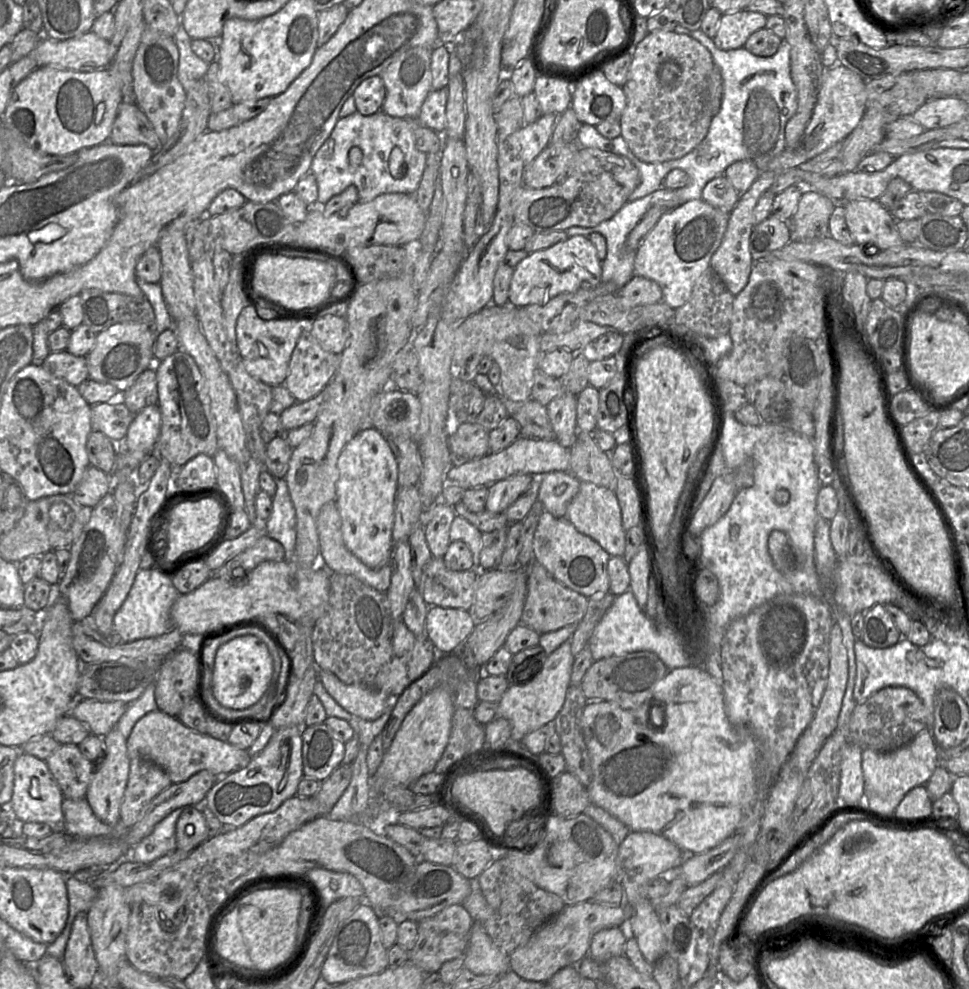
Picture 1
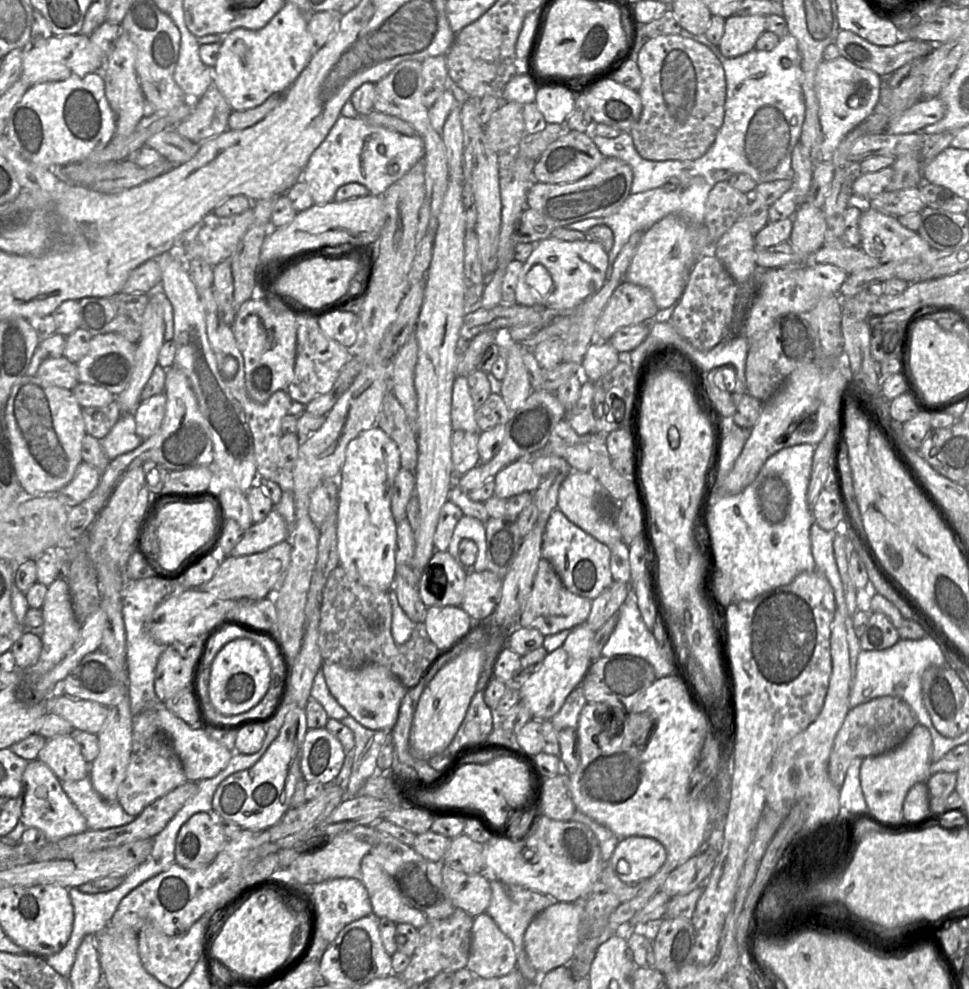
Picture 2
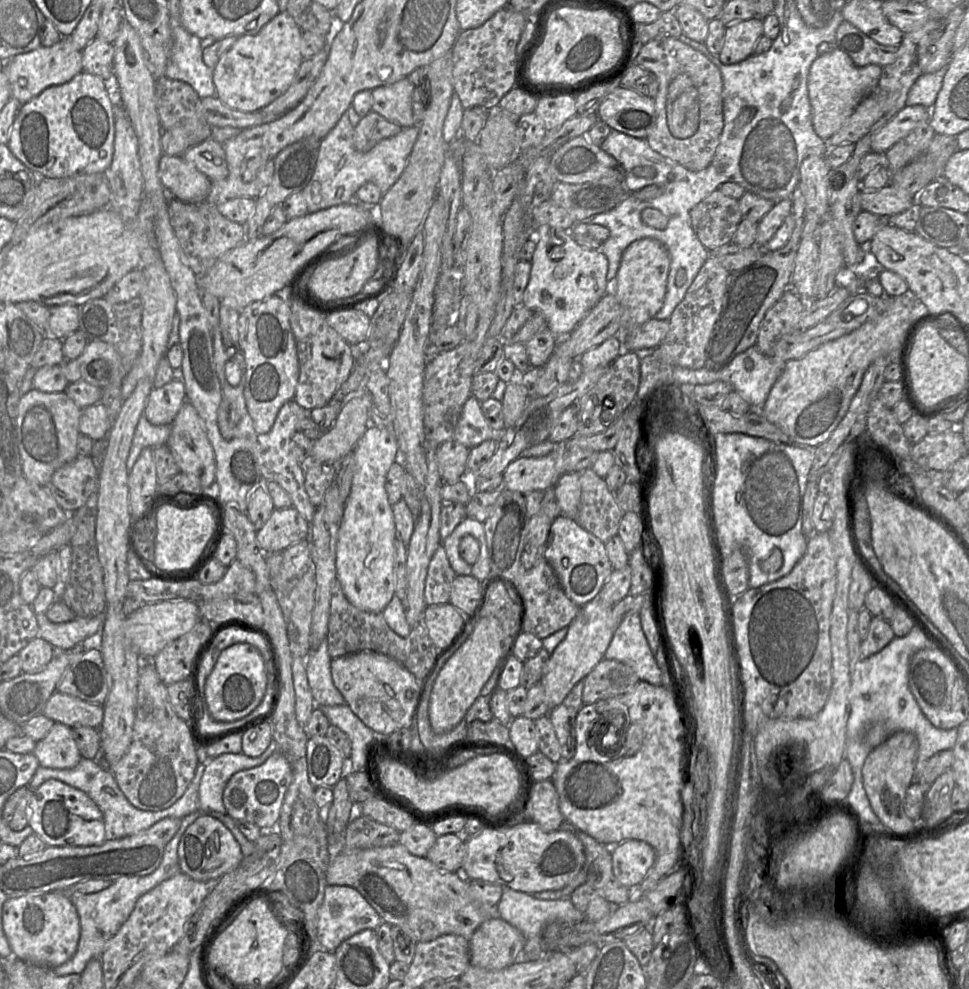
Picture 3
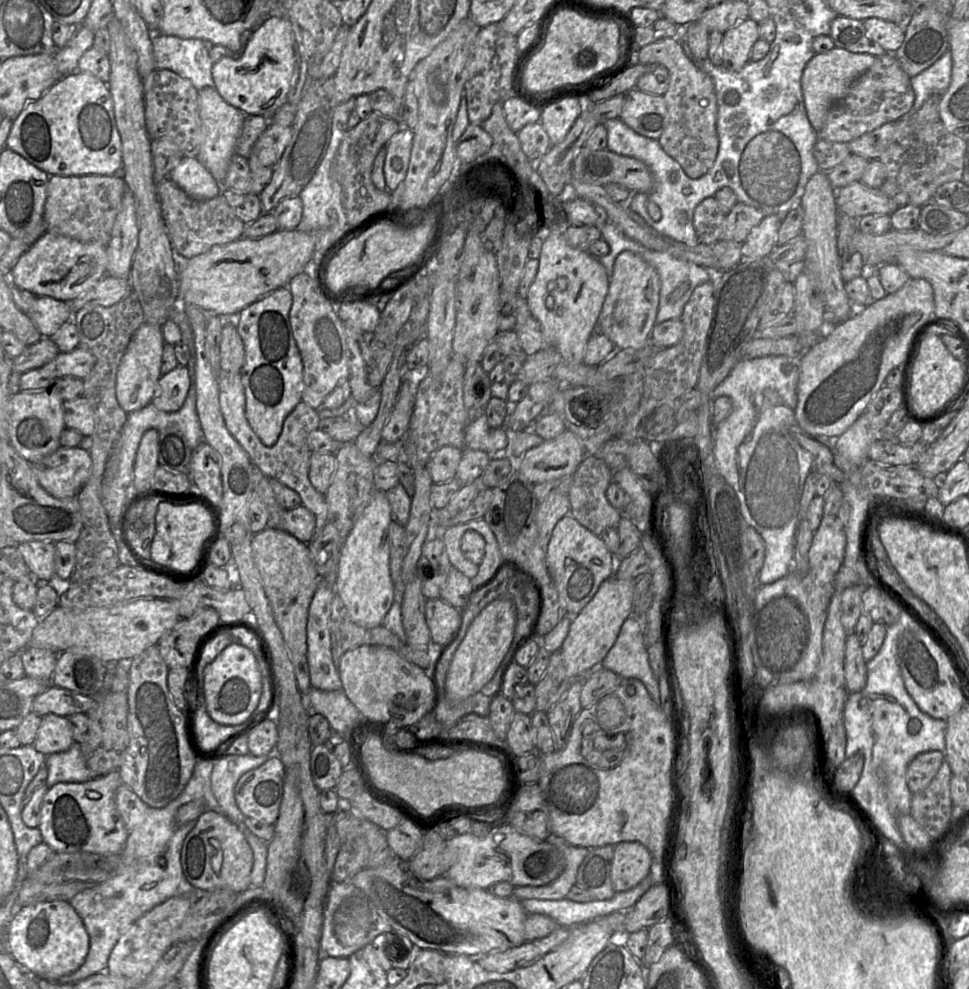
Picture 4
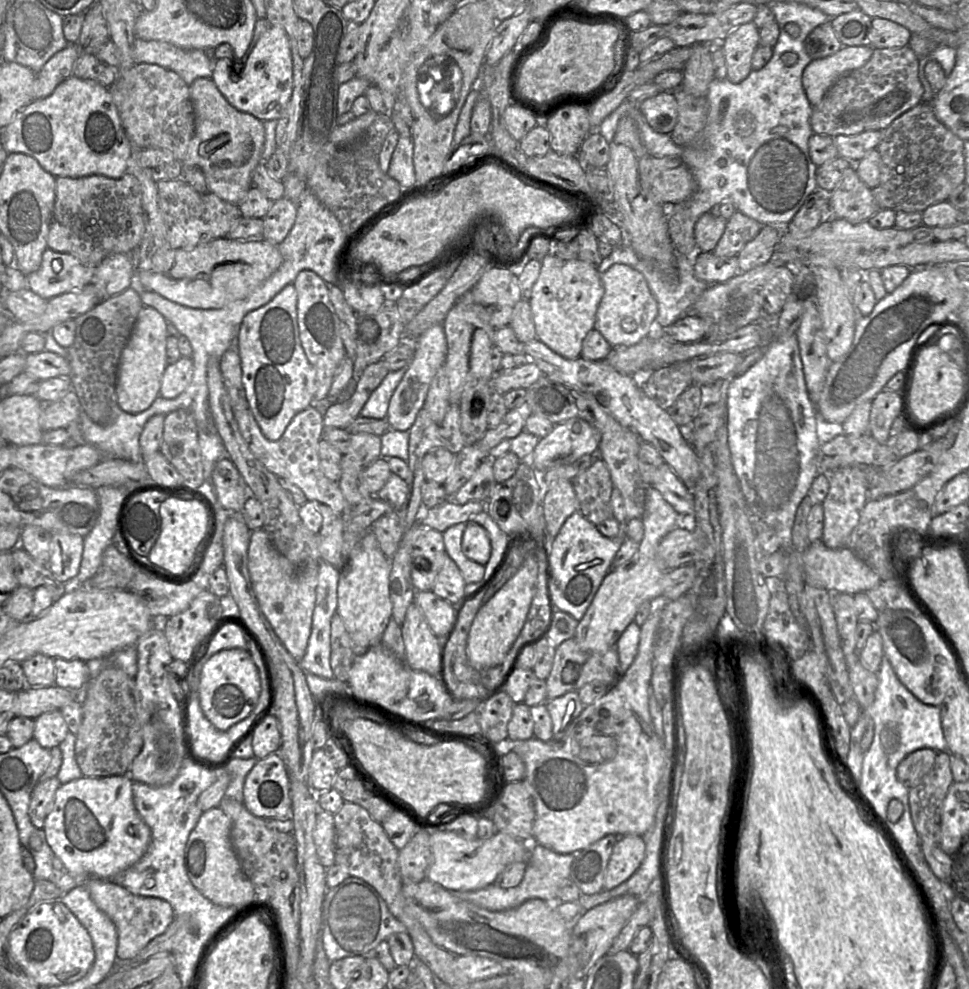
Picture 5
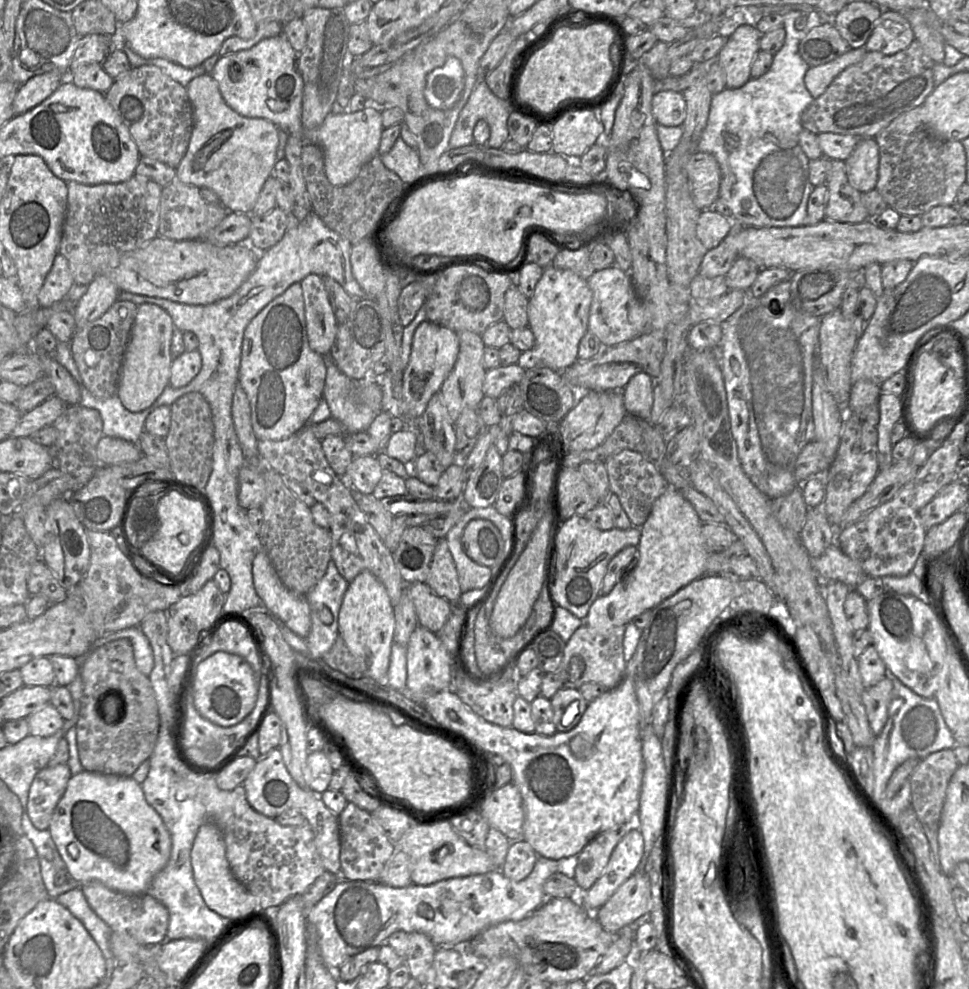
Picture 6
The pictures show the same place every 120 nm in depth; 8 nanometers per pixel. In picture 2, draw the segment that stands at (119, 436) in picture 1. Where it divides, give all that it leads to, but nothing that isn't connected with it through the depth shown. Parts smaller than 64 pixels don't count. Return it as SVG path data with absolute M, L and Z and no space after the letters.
M115 398L108 405L82 409L86 434L98 440L106 437L121 417L121 408Z

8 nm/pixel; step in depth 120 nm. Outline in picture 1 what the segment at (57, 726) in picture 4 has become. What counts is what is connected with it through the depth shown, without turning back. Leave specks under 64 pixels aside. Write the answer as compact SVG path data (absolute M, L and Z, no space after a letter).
M61 744L45 763L64 798L78 800L86 797L95 764L81 754L78 745Z

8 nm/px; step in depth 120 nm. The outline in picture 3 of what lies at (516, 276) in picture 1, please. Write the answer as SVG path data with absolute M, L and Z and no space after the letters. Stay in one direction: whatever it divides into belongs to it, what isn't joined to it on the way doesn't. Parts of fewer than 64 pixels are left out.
M547 224L537 228L540 240L531 260L531 273L523 295L523 305L540 310L547 321L547 327L558 339L568 336L590 312L590 310L609 292L611 282L607 280L608 259L600 250L586 249L578 245L570 231L554 228Z

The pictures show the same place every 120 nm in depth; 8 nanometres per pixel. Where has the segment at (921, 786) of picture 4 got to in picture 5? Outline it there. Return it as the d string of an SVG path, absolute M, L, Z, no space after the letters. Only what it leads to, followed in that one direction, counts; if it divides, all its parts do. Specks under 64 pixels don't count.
M930 748L916 750L897 767L897 779L908 789L917 786L934 765L937 752Z

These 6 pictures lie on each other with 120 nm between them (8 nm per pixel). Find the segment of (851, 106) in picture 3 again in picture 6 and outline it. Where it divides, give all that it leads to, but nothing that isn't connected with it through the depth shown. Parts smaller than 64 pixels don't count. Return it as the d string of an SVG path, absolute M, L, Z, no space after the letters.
M865 47L851 48L833 61L810 67L805 74L804 82L812 97L820 97L844 69L860 62L866 53Z

